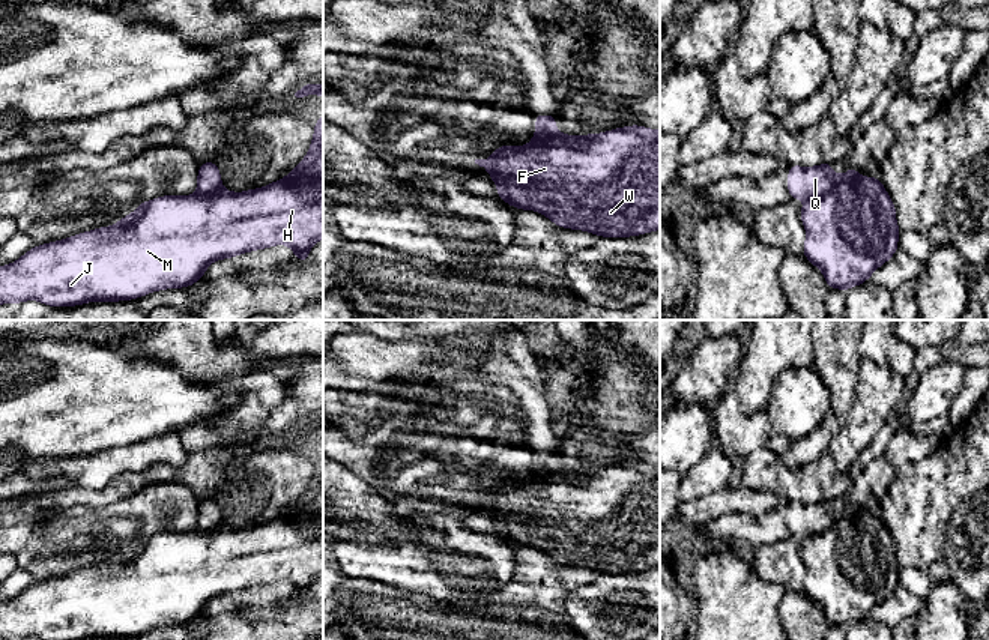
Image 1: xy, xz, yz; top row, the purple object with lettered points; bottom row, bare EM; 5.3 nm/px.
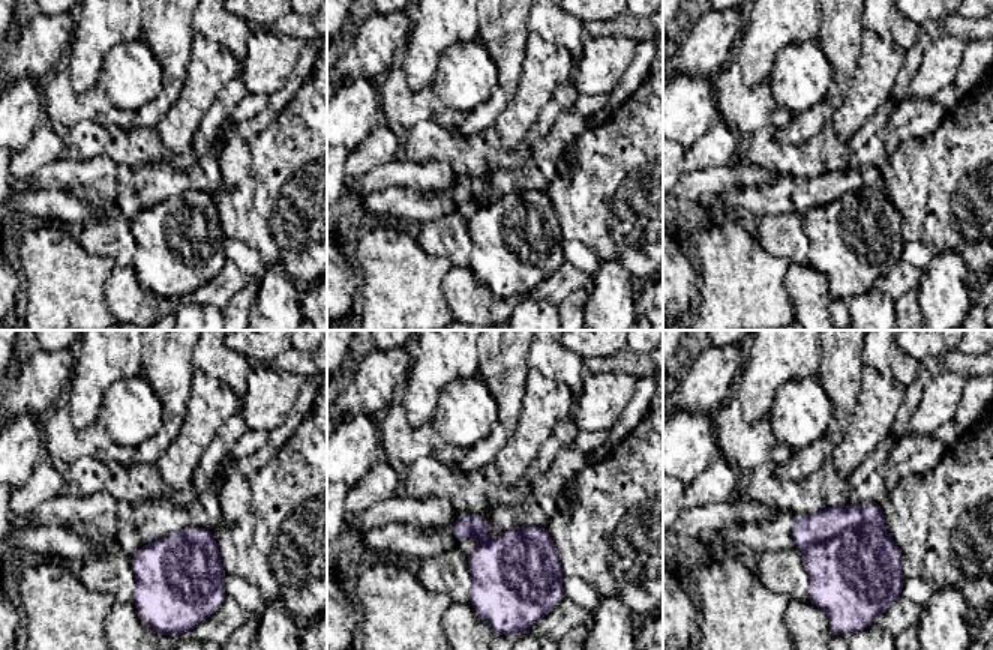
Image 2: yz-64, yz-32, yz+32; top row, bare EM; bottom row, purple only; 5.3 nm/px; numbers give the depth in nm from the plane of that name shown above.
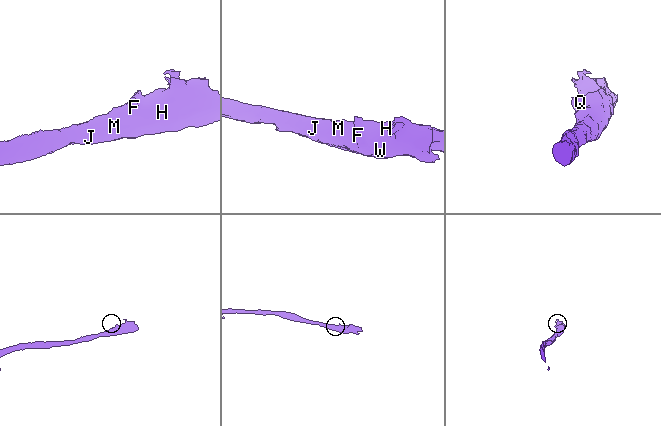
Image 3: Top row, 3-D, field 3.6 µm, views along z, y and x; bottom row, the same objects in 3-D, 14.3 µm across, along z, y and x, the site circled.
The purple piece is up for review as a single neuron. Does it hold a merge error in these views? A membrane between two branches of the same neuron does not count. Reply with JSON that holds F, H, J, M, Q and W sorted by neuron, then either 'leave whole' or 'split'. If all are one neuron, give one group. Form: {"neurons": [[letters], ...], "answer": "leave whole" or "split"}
{"neurons": [["F", "H", "J", "M", "W"], ["Q"]], "answer": "split"}

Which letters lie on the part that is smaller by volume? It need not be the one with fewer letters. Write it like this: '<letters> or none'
Q

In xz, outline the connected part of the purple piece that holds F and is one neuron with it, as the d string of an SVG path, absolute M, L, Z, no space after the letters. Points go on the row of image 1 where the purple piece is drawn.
M630 125L586 135L567 135L556 129L541 141L532 138L525 146L501 146L487 161L475 159L475 164L487 170L502 201L519 210L538 212L558 227L610 239L660 230L660 129Z

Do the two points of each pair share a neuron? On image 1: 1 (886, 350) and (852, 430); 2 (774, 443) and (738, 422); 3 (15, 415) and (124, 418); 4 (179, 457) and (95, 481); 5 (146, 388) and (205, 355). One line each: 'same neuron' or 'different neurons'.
1: same neuron
2: same neuron
3: same neuron
4: same neuron
5: different neurons

